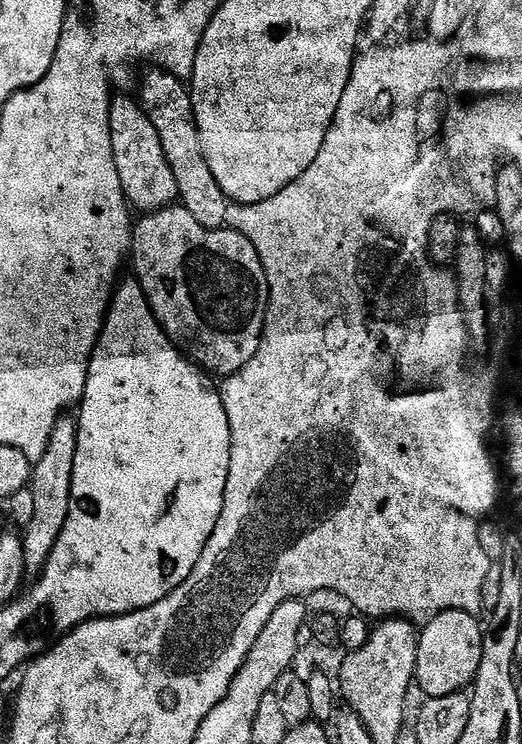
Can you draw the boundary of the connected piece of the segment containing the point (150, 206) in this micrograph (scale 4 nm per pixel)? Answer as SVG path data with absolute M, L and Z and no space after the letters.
M113 95L108 114L108 141L115 172L122 186L125 201L139 213L147 214L169 207L177 201L178 192L172 170L168 166L156 128L137 99Z

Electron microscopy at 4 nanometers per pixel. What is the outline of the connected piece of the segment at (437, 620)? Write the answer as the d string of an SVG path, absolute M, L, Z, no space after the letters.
M457 609L446 610L419 629L416 641L415 683L425 697L449 696L464 692L476 679L478 662L482 662L484 628L480 620Z

